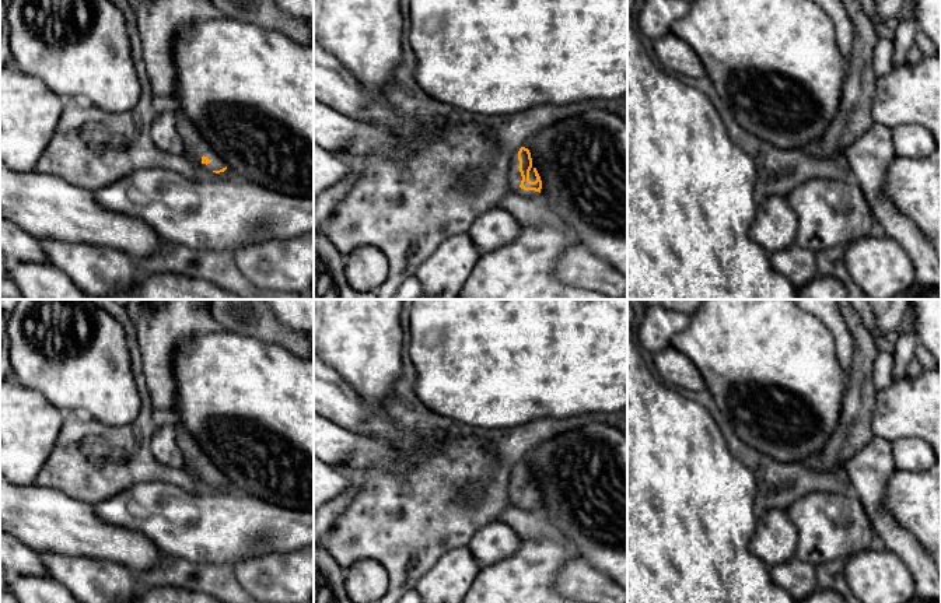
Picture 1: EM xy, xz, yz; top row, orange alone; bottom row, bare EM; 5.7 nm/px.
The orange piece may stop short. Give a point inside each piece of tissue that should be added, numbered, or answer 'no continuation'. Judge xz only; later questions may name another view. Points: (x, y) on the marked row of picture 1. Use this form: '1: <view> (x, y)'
1: xz (514, 175)

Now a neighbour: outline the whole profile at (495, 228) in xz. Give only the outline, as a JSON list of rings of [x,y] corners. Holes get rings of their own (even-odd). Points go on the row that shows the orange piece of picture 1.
[[[503,207],[480,214],[469,229],[469,238],[482,253],[489,253],[513,243],[522,225]]]

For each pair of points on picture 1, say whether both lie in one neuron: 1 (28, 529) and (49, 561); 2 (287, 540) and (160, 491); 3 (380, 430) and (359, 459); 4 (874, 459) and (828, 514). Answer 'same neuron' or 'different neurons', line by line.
1: different neurons
2: same neuron
3: different neurons
4: different neurons

